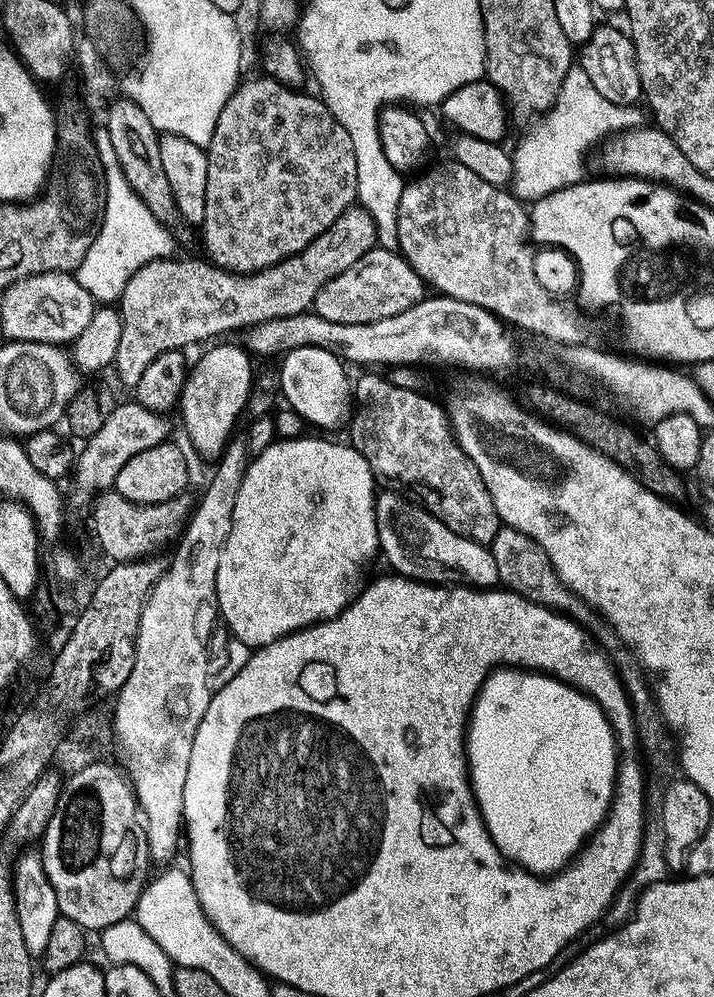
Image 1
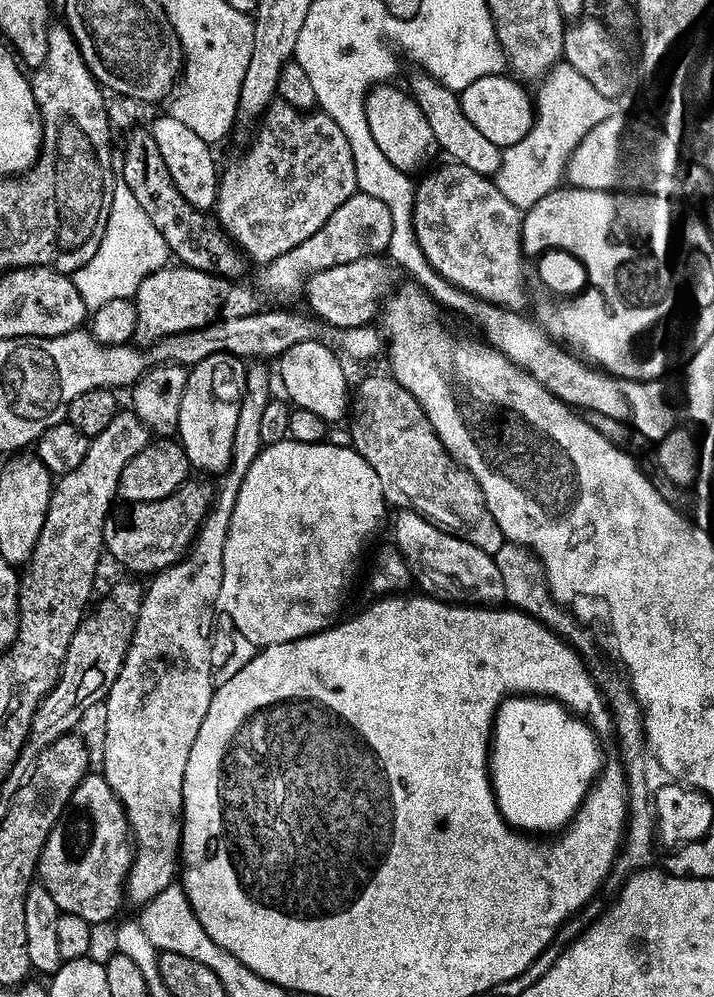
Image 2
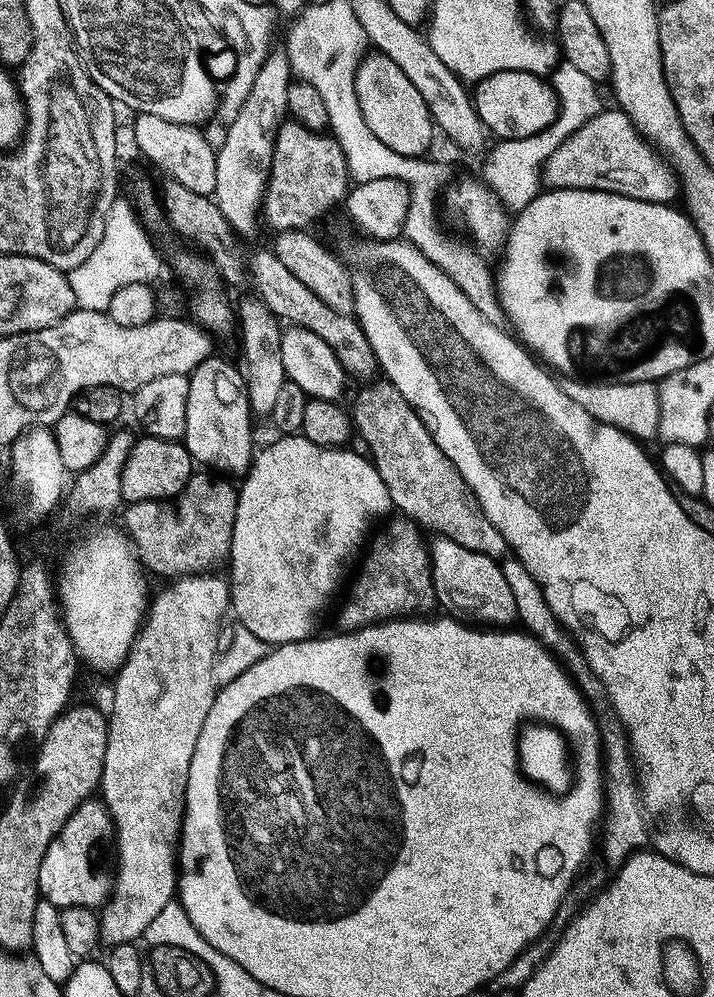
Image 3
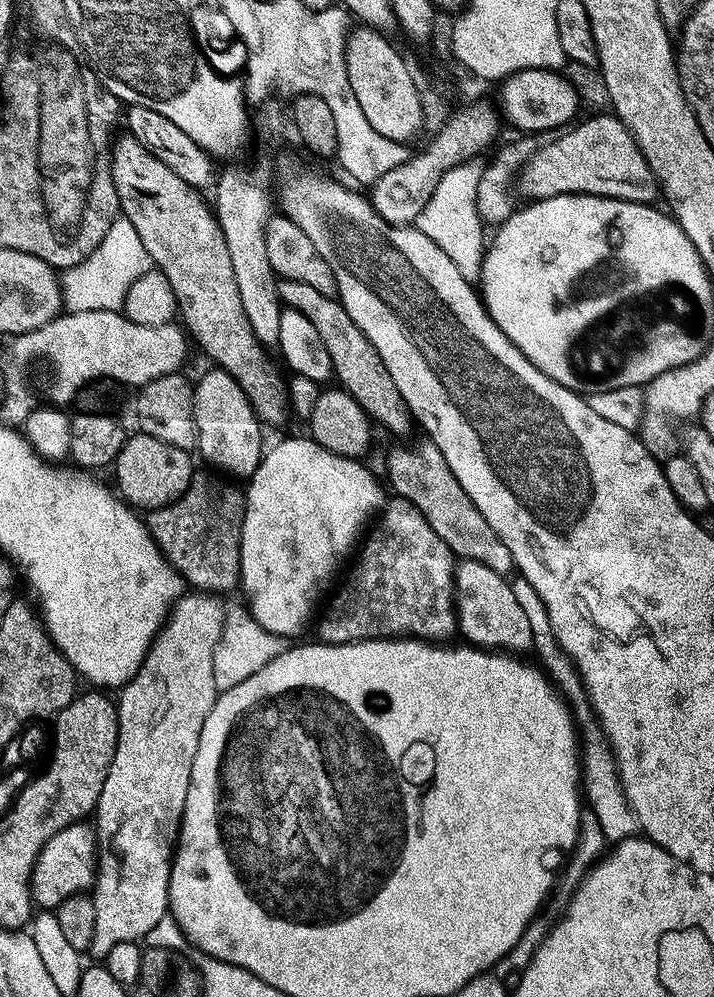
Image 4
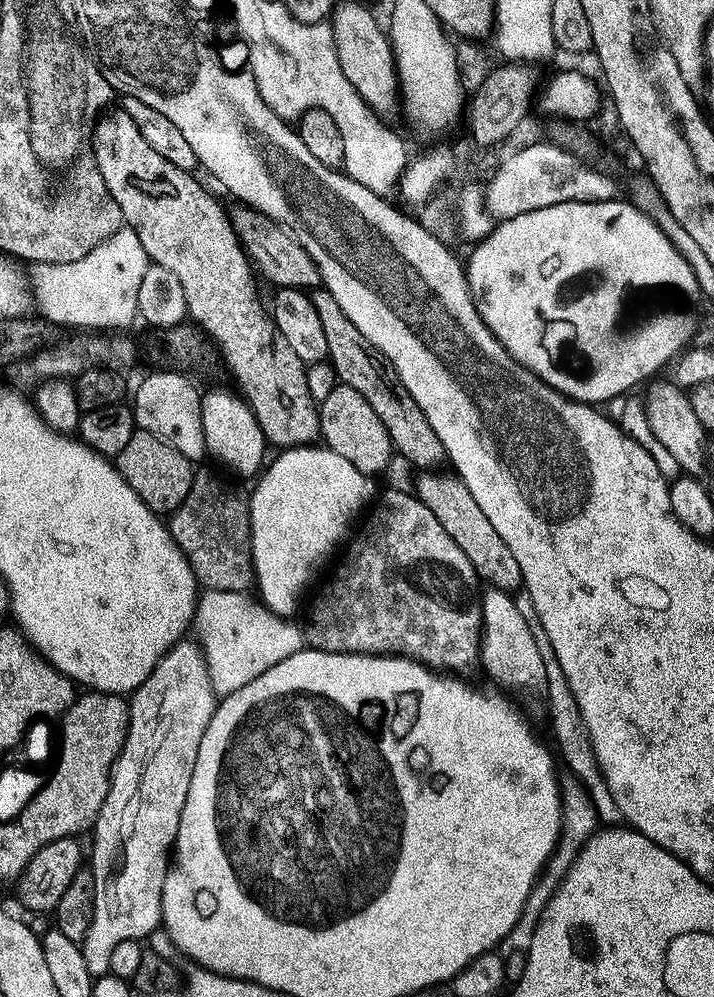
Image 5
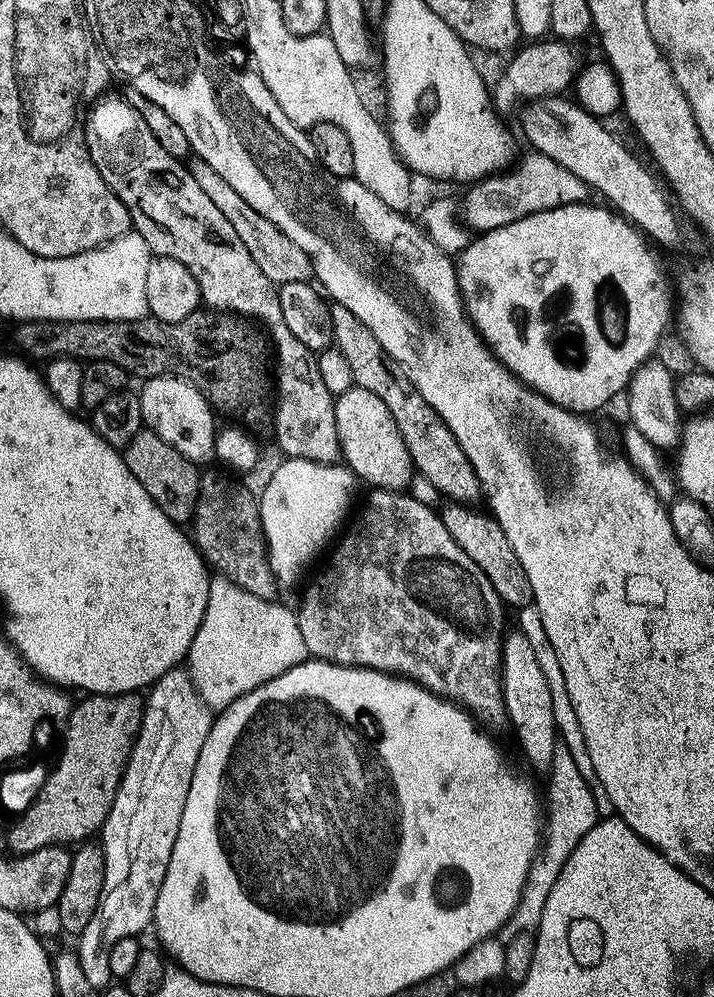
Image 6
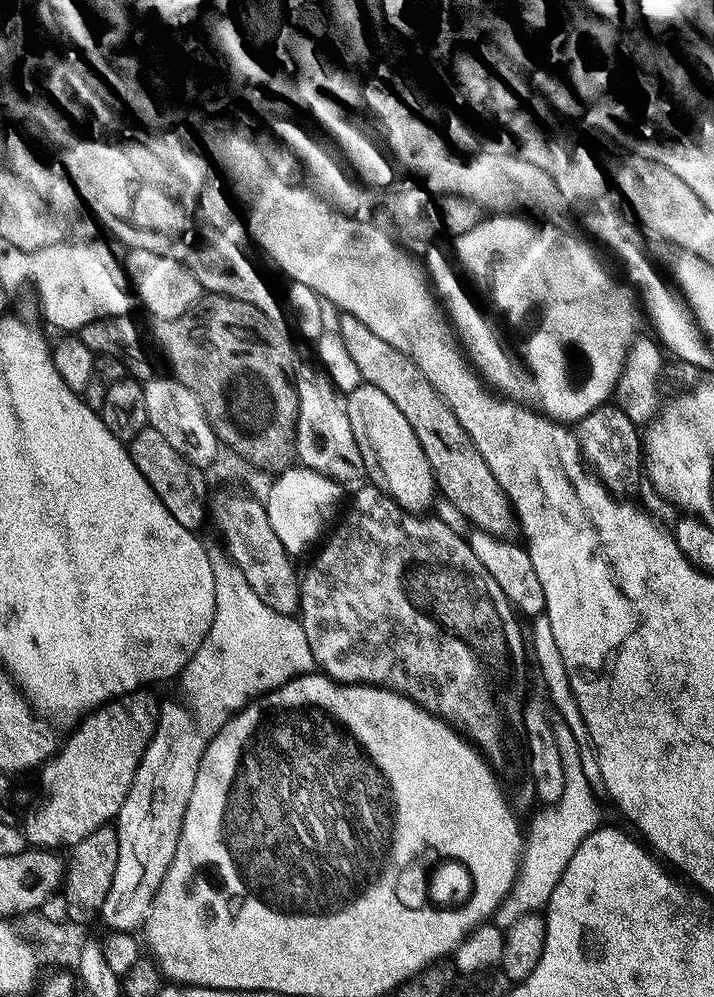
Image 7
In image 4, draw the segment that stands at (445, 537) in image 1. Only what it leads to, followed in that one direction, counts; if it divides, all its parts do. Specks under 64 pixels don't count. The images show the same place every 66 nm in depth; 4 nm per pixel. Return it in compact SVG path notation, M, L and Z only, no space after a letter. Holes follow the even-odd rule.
M461 559L454 568L454 603L459 635L464 635L469 645L505 654L524 654L532 648L530 621L514 598L507 575L482 566L482 562Z

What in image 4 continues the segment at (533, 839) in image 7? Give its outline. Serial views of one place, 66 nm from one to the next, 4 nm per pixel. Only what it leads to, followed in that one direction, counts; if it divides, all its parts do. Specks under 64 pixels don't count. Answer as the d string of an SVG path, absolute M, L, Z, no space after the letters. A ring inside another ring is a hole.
M589 810L583 811L580 816L576 847L573 848L572 853L561 867L560 875L557 877L557 884L552 889L551 895L546 899L544 907L541 908L540 912L538 912L535 918L528 924L526 930L522 934L522 938L518 938L518 942L514 942L514 946L511 950L496 963L494 969L495 975L503 978L508 974L524 971L533 957L533 954L537 952L537 948L541 946L549 932L551 932L558 918L562 916L580 881L588 874L589 869L595 864L596 860L603 855L606 843L607 840L603 836L602 828L600 828L600 824L598 824L595 814Z

